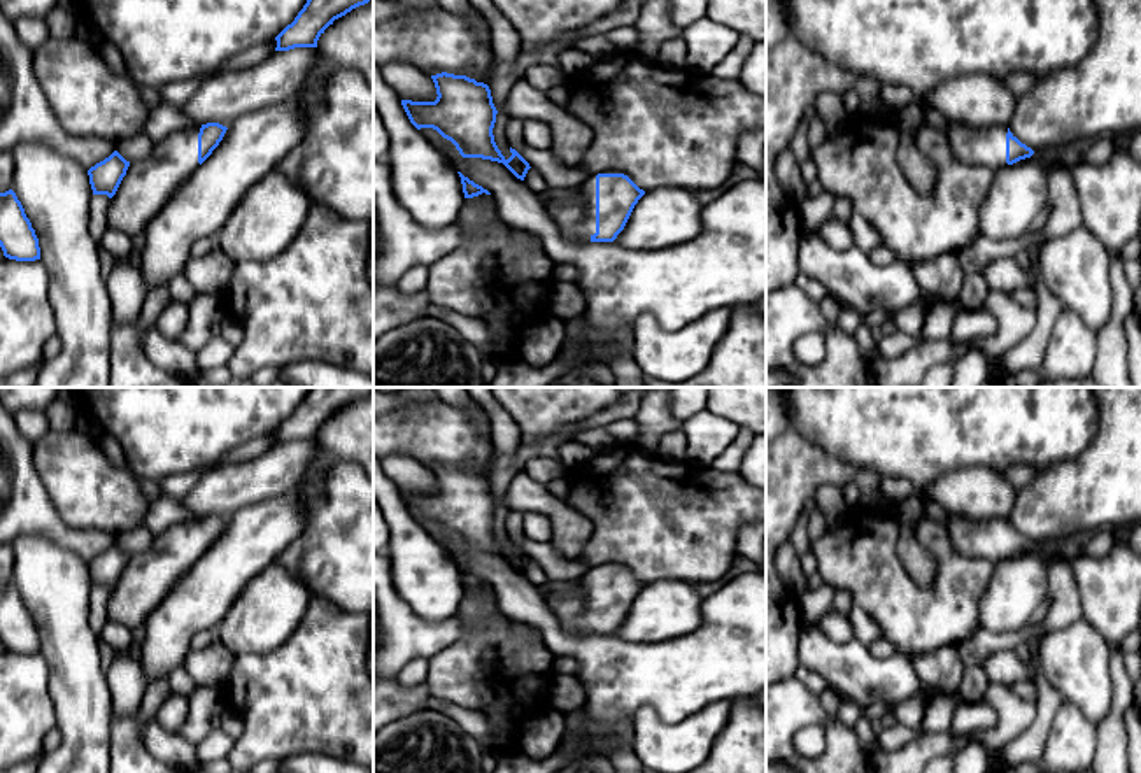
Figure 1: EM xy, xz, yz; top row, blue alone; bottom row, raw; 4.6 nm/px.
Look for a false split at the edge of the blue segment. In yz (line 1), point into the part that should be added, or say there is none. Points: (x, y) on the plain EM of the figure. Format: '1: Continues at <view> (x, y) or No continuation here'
1: Continues at yz (985, 538)

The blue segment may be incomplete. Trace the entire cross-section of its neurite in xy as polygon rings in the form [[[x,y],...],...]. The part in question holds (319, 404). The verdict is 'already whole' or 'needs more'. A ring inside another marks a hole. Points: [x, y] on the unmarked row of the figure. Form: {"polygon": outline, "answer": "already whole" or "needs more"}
{"polygon": [[[310,387],[294,414],[275,429],[275,443],[317,440],[319,429],[335,412],[372,391],[373,387]]], "answer": "already whole"}

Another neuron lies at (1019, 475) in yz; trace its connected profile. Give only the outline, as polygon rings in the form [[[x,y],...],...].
[[[1013,465],[1004,472],[1004,479],[1017,491],[1025,487],[1036,477],[1036,468],[1031,465]]]

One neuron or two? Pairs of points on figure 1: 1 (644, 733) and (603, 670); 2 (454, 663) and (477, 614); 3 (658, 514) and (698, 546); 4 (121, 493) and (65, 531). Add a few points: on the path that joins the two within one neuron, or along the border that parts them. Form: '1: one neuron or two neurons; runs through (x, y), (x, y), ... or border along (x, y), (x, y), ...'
1: two neurons; border along (673, 724), (640, 709), (628, 740)
2: one neuron; runs through (467, 651), (477, 640), (477, 626)
3: one neuron; runs through (668, 521), (673, 521), (687, 535)
4: two neurons; border along (46, 495), (70, 526), (111, 533)

